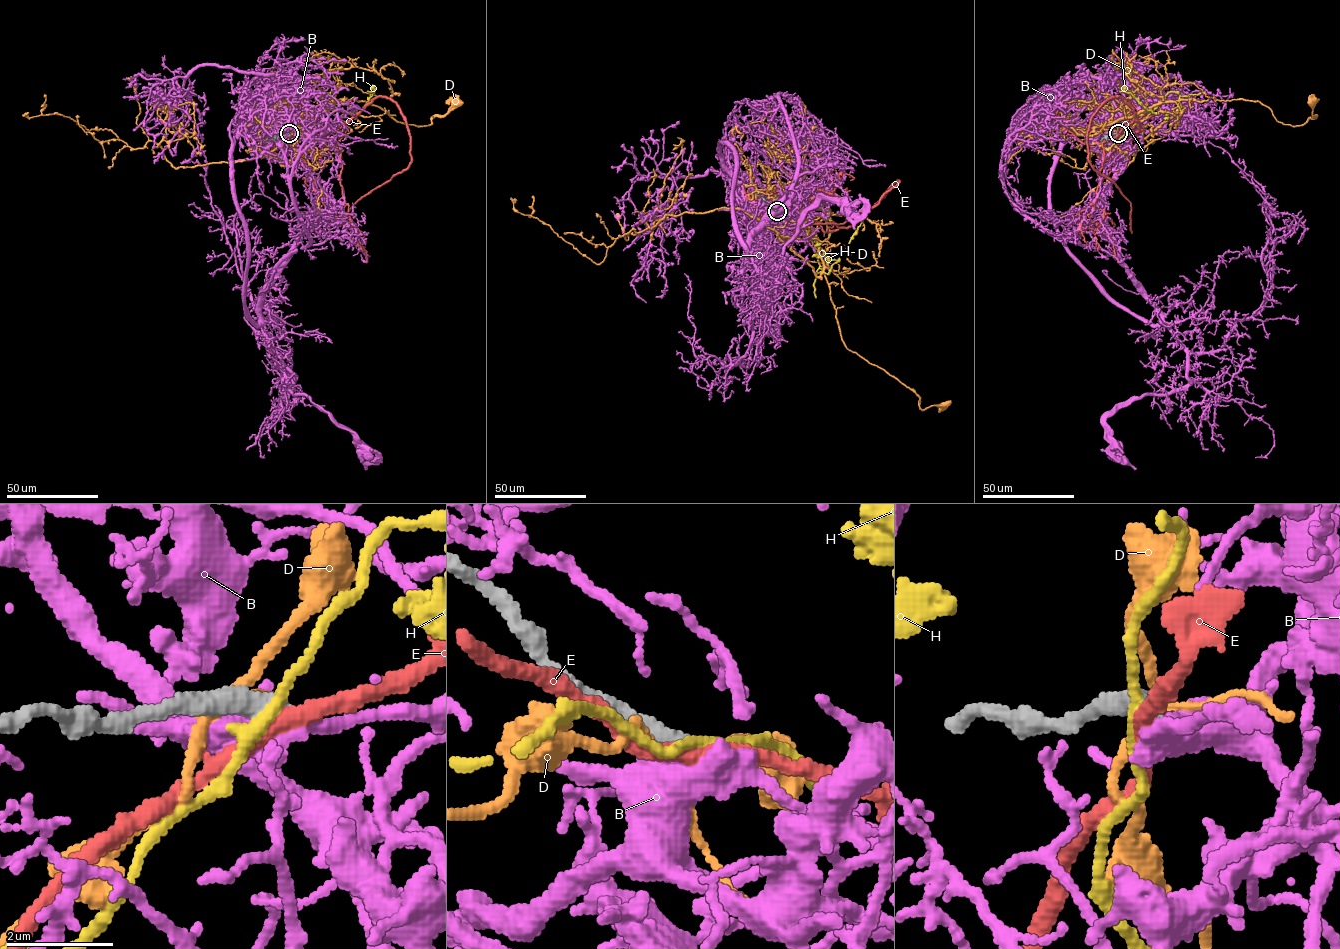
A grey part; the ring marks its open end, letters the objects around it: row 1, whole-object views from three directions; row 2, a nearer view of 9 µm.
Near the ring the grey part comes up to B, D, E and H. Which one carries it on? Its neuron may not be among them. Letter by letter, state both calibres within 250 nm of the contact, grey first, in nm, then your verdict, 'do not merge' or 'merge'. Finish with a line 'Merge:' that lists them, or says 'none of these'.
B: calibres 480 and 650 nm; do not merge
D: calibres 550 and 170 nm; do not merge
E: calibres 440 and 360 nm; do not merge
H: calibres 480 and 240 nm; do not merge
Merge: none of these

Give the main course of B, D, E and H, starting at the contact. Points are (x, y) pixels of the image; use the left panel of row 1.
B: (288, 134), (307, 157), (314, 210), (263, 295), (261, 324), (274, 352), (212, 206), (196, 135)
D: (288, 132), (265, 153), (285, 146), (332, 109), (336, 100), (367, 101), (398, 121), (425, 126), (454, 101)
E: (289, 133), (298, 128), (334, 132), (379, 96), (390, 98), (407, 123), (410, 165), (314, 233)
H: (289, 133), (326, 109), (331, 91), (332, 101), (350, 113), (368, 102), (374, 92), (367, 91)

